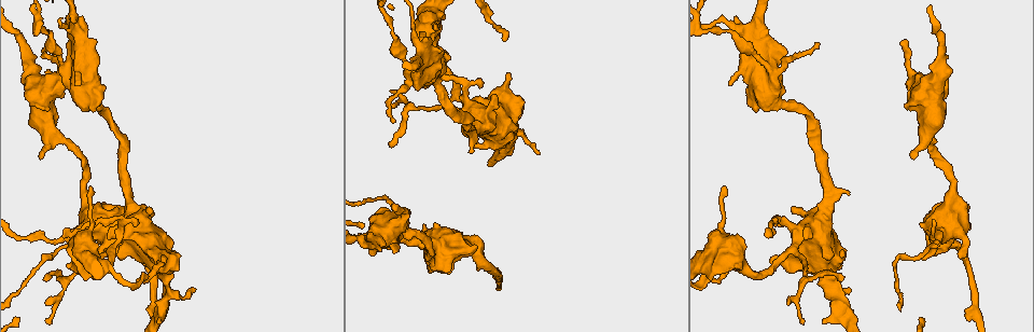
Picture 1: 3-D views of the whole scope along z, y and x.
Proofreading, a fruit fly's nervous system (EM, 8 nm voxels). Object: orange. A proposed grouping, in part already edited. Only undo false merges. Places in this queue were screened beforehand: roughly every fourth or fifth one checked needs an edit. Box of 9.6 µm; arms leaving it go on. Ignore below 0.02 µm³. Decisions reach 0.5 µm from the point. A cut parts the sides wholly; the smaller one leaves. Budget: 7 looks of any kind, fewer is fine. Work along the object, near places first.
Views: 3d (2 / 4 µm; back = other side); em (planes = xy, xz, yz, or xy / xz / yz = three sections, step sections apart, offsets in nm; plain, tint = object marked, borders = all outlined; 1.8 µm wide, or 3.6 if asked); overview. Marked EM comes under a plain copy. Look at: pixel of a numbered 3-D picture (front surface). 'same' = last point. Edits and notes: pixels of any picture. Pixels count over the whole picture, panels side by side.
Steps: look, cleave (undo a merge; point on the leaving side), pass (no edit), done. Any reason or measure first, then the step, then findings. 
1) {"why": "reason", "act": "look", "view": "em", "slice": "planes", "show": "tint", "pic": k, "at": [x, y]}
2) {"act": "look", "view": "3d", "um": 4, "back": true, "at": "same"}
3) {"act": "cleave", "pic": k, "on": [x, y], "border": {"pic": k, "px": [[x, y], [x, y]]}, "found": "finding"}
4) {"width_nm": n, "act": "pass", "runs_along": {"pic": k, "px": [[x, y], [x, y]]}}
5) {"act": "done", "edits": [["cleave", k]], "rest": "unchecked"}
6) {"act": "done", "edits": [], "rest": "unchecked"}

{"why": "abrupt turn", "act": "look", "view": "em", "slice": "xy", "step": 8, "show": "tint", "pic": 1, "at": [806, 231]}

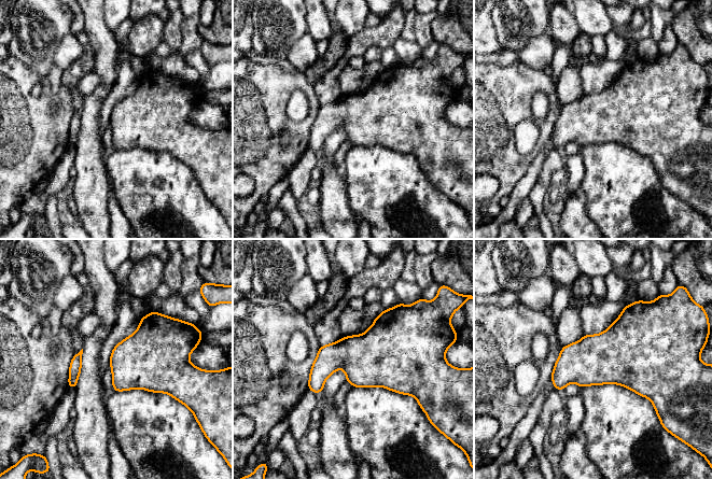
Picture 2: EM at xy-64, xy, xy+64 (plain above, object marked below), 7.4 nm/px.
{"act": "pass", "found": "all the same cell"}

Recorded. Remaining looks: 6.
{"why": "sudden change in width", "act": "look", "view": "3d", "um": 2, "pic": 1, "at": [54, 244]}

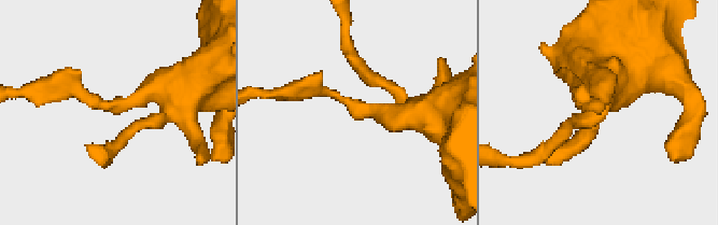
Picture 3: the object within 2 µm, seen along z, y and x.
{"why": "now the EM", "act": "look", "view": "em", "slice": "xz", "step": 4, "show": "borders", "pic": 3, "at": [594, 103]}

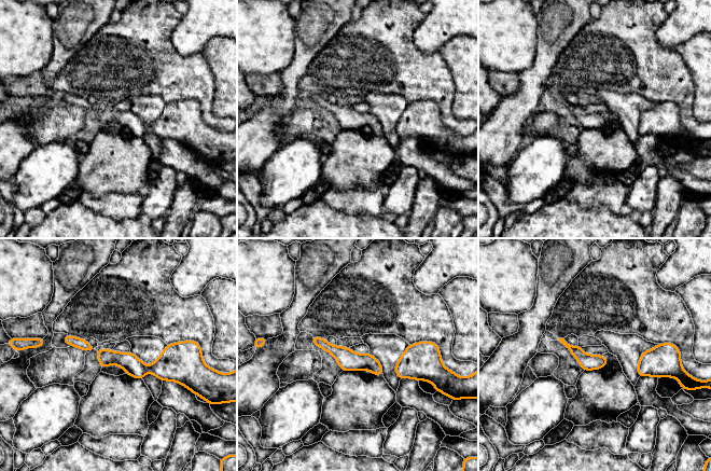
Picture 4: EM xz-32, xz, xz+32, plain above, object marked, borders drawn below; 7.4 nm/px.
{"act": "pass", "found": "all the same cell"}

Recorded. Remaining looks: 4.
{"why": "sudden change in width", "act": "look", "view": "em", "slice": "yz", "step": 8, "show": "tint", "pic": 1, "at": [394, 33]}

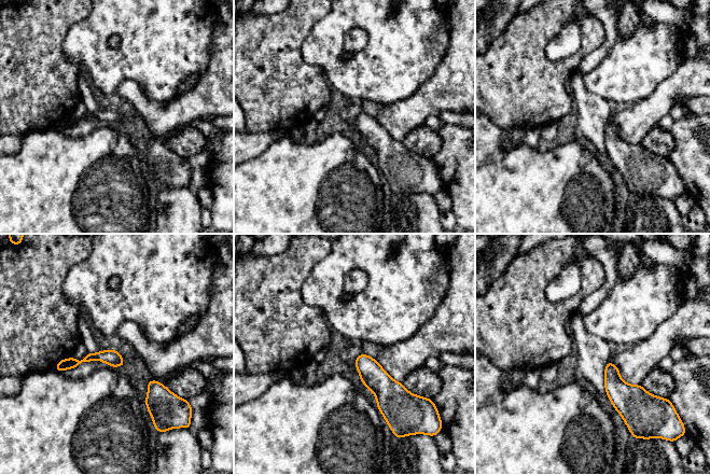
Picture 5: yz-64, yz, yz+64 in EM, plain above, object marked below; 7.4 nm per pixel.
{"why": "another direction", "act": "look", "view": "em", "slice": "xz", "step": 8, "show": "tint", "at": "same"}

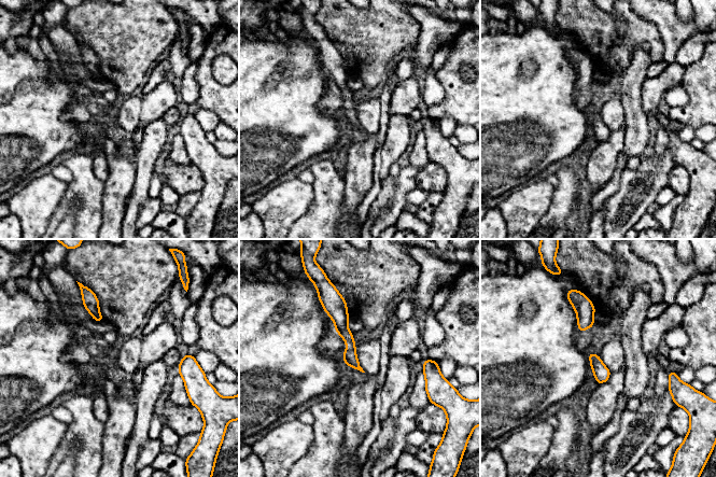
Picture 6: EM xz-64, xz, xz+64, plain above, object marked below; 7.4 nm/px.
{"act": "pass", "found": "continuous, no second cell"}

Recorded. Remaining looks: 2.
{"act": "done", "edits": [], "rest": "unchecked"}

